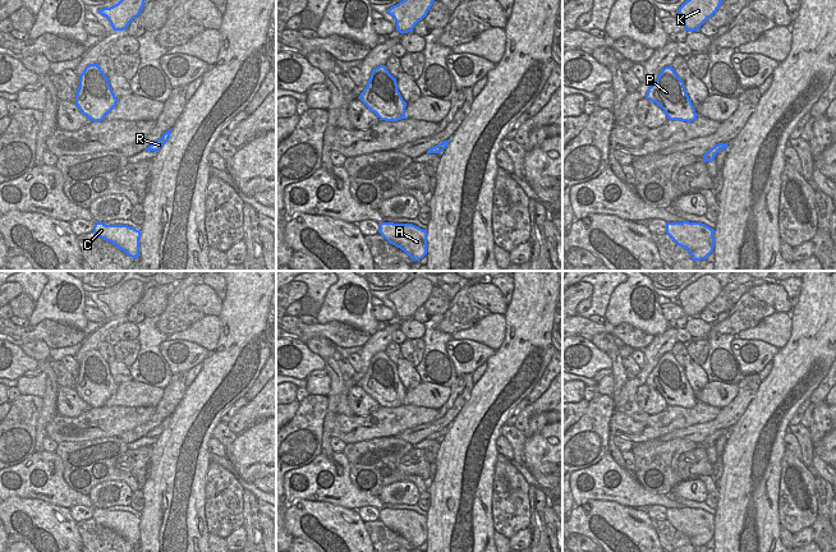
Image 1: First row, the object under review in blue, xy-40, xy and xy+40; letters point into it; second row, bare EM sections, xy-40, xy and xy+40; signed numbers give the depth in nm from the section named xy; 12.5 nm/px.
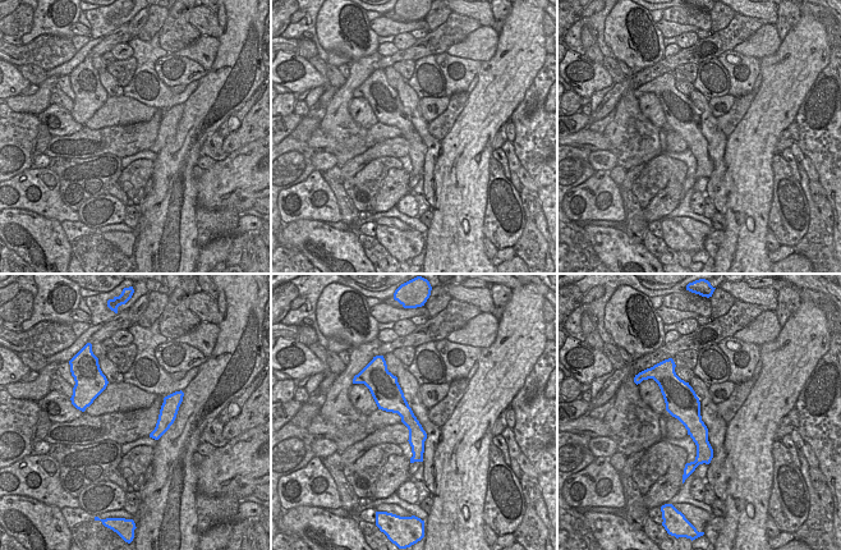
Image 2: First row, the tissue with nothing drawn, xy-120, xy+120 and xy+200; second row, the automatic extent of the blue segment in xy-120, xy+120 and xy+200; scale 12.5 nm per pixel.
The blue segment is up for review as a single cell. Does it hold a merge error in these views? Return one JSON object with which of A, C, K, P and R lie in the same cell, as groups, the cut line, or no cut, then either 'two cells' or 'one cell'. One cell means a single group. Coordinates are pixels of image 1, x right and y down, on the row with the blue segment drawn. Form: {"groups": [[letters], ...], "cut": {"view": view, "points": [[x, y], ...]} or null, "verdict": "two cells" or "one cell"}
{"groups": [["A", "C", "K", "P", "R"]], "cut": null, "verdict": "one cell"}

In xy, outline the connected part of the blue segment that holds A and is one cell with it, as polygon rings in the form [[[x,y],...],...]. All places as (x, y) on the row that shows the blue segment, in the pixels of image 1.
[[[381,222],[378,233],[414,261],[427,254],[427,230],[413,224]]]

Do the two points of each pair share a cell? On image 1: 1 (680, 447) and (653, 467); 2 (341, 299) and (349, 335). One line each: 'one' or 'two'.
1: one
2: two

